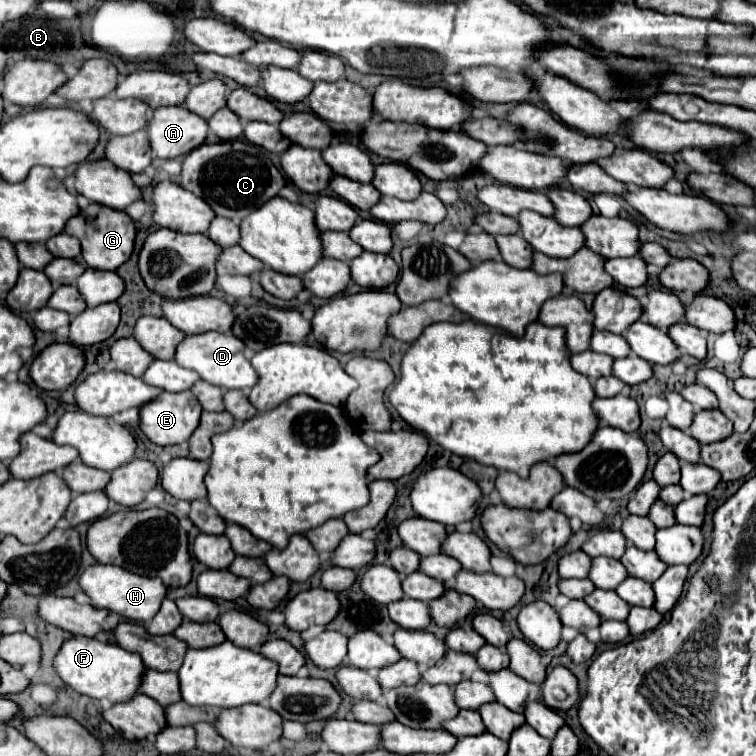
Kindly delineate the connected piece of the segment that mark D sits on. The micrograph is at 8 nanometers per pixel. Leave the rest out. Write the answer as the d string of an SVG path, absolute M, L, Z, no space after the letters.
M203 332L203 334L193 334L193 336L185 336L179 344L177 344L177 350L175 350L175 362L183 368L189 368L189 370L195 370L201 380L213 384L213 386L219 386L223 390L231 390L231 388L237 388L237 390L243 390L243 392L249 392L255 382L257 382L257 374L255 370L251 368L249 360L245 358L245 344L235 338L233 334L223 334L223 332Z

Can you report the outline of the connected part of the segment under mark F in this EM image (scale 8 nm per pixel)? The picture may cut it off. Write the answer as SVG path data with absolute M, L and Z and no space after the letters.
M71 636L65 640L53 660L53 668L59 678L75 692L97 700L107 700L111 704L129 700L139 690L139 680L145 670L139 656L123 650L117 644L105 644L87 636Z

